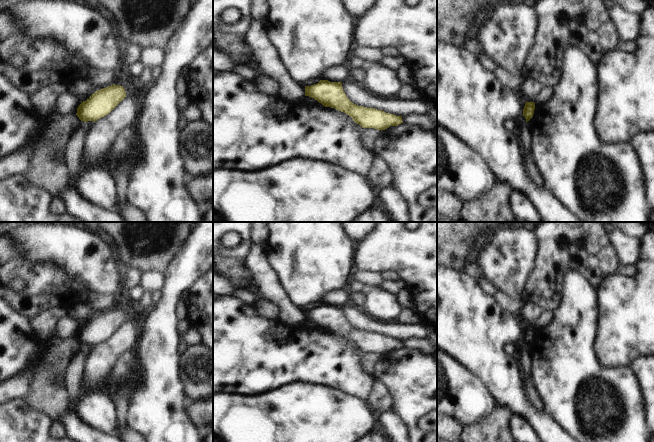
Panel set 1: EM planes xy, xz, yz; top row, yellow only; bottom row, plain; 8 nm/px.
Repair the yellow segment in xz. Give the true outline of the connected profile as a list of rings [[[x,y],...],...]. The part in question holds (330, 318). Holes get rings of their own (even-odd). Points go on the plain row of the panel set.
[[[320,304],[317,308],[305,310],[305,320],[314,322],[325,331],[335,332],[346,337],[362,352],[382,355],[390,350],[398,350],[403,347],[402,340],[352,327],[343,315],[341,306]]]

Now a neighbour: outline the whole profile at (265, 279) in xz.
[[[251,243],[245,263],[249,267],[256,295],[275,303],[279,307],[279,321],[289,326],[299,325],[305,321],[305,310],[295,306],[280,285],[277,273],[267,263],[265,245]]]

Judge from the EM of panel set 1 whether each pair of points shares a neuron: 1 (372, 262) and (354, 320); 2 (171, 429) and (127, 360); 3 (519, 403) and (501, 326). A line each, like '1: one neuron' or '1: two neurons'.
1: two neurons
2: two neurons
3: one neuron

